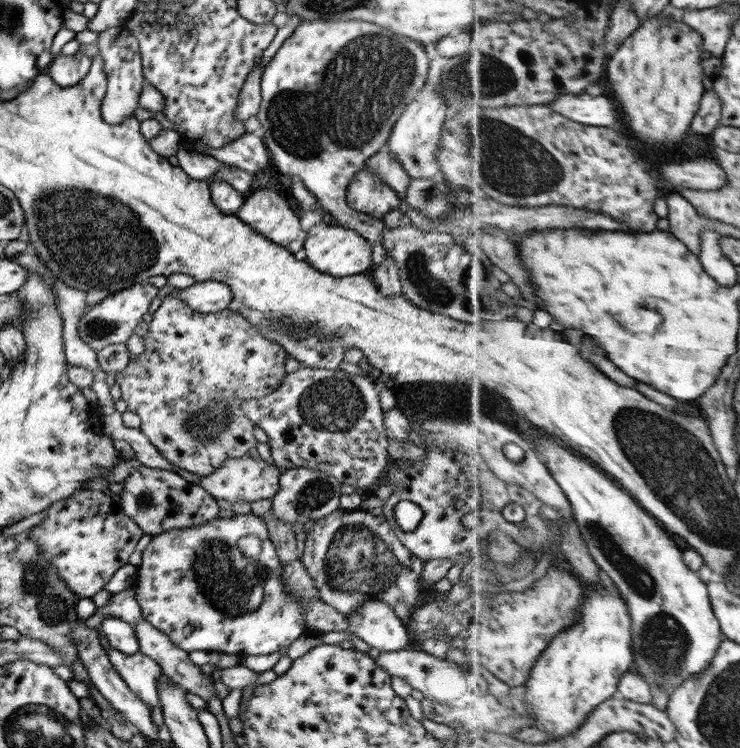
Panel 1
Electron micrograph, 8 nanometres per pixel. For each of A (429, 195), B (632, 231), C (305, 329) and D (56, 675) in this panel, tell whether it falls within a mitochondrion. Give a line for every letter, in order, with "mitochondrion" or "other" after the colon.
A: mitochondrion
B: other
C: mitochondrion
D: other

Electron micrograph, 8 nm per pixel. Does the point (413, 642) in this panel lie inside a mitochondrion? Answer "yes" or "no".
no

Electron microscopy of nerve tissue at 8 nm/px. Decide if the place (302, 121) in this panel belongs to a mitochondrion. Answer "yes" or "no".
yes

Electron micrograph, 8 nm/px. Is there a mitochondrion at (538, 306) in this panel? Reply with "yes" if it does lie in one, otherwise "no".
no

